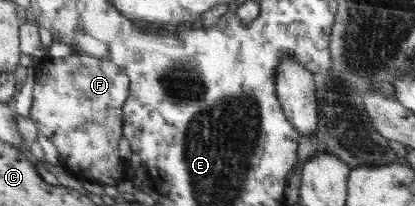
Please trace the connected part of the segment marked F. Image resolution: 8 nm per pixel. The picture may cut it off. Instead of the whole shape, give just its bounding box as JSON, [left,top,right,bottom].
[28,51,129,186]

